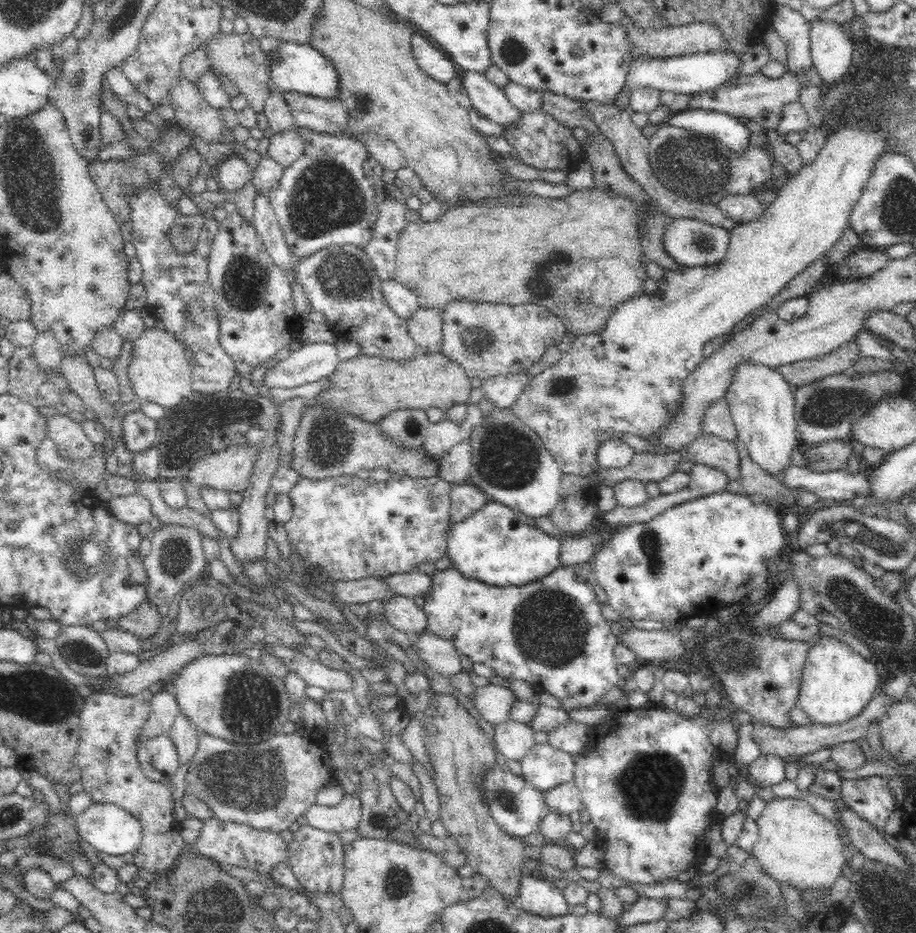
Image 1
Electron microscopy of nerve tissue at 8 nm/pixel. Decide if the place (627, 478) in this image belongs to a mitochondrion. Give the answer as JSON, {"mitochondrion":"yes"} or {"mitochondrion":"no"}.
{"mitochondrion":"no"}

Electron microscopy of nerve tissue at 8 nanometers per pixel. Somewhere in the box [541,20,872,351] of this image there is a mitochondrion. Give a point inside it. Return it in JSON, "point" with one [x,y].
{"point":[699,168]}

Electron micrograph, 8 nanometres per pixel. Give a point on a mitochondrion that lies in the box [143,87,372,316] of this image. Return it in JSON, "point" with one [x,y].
{"point":[327,197]}

